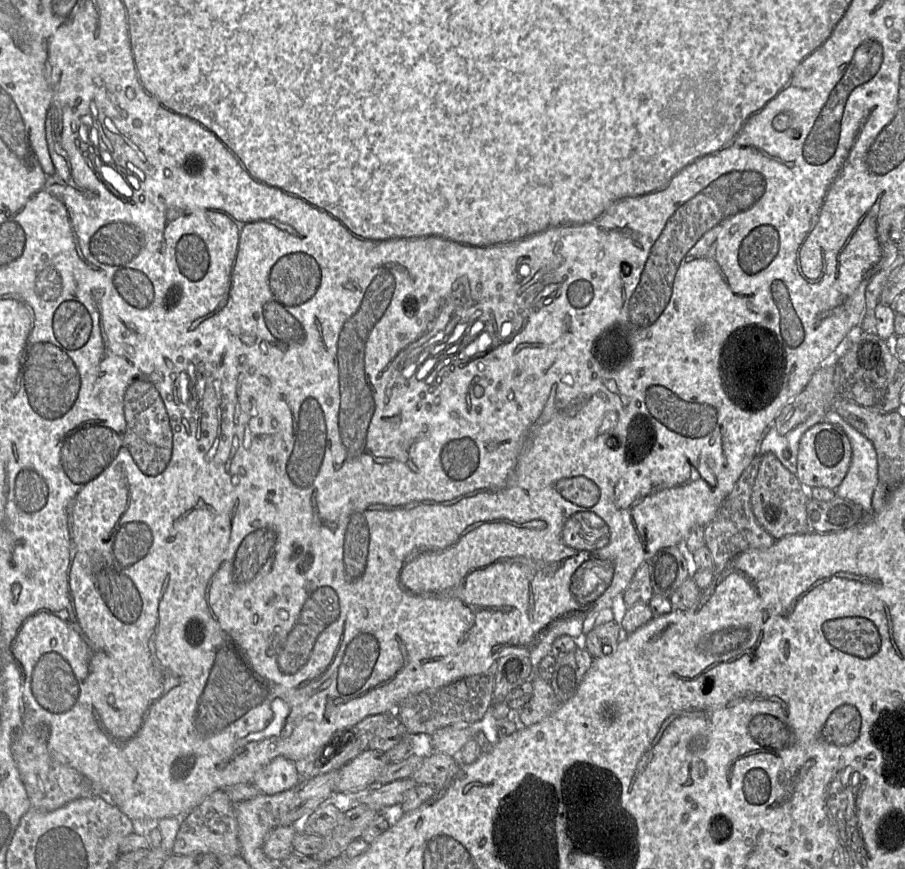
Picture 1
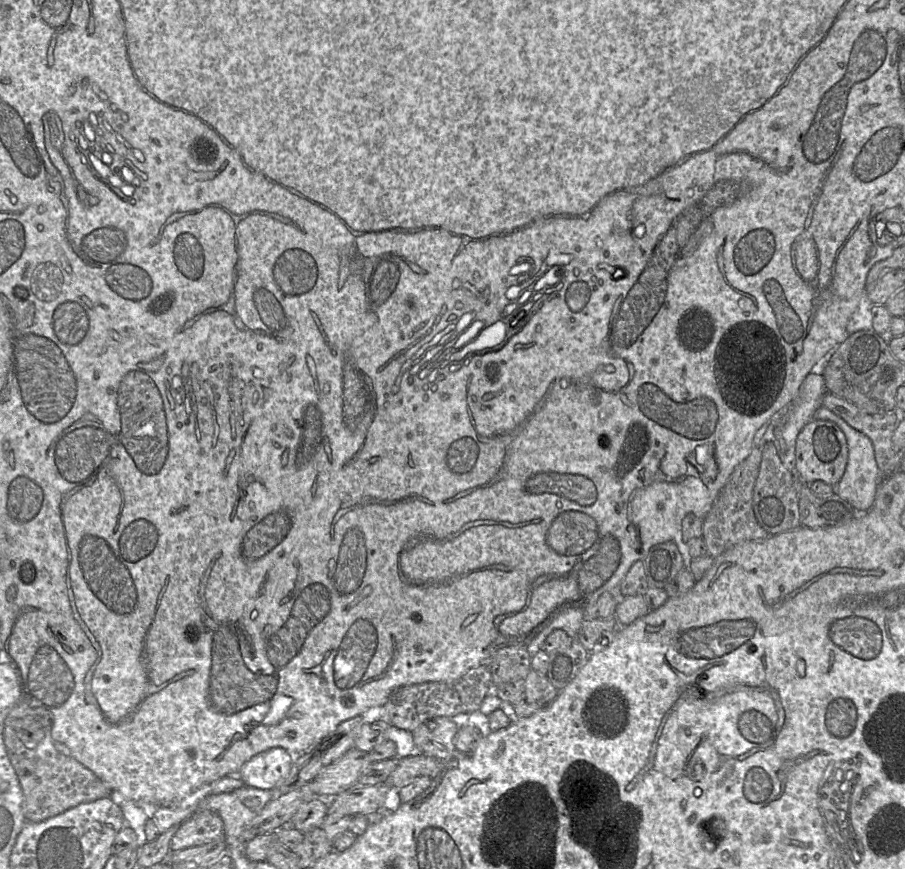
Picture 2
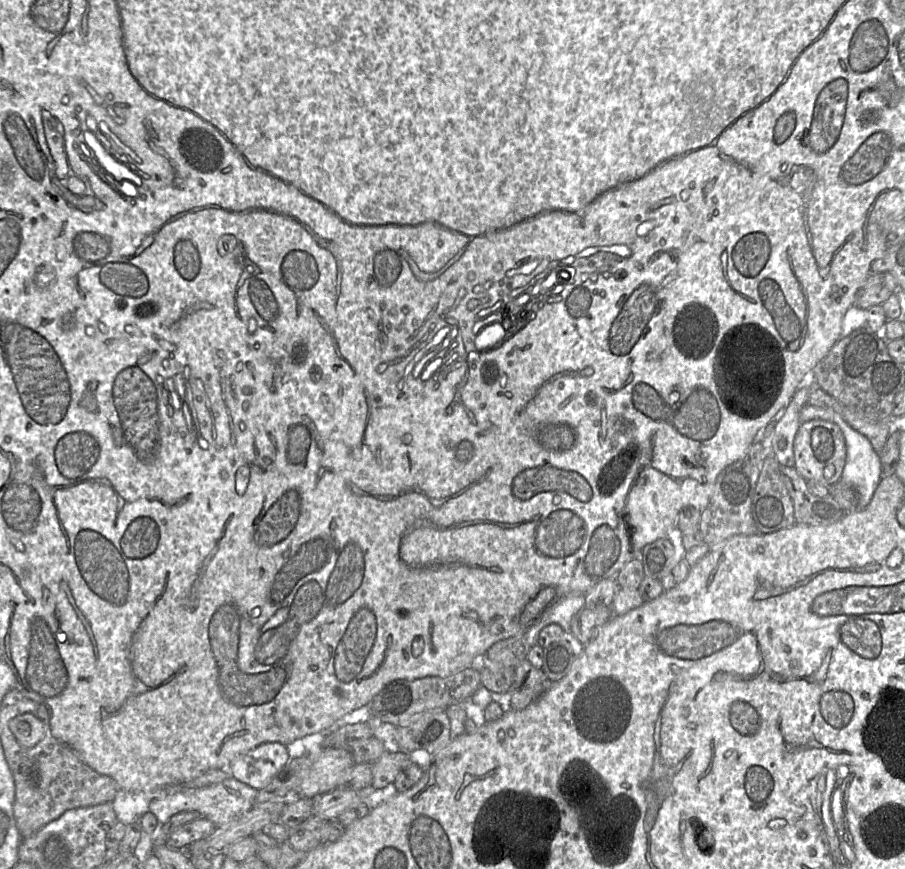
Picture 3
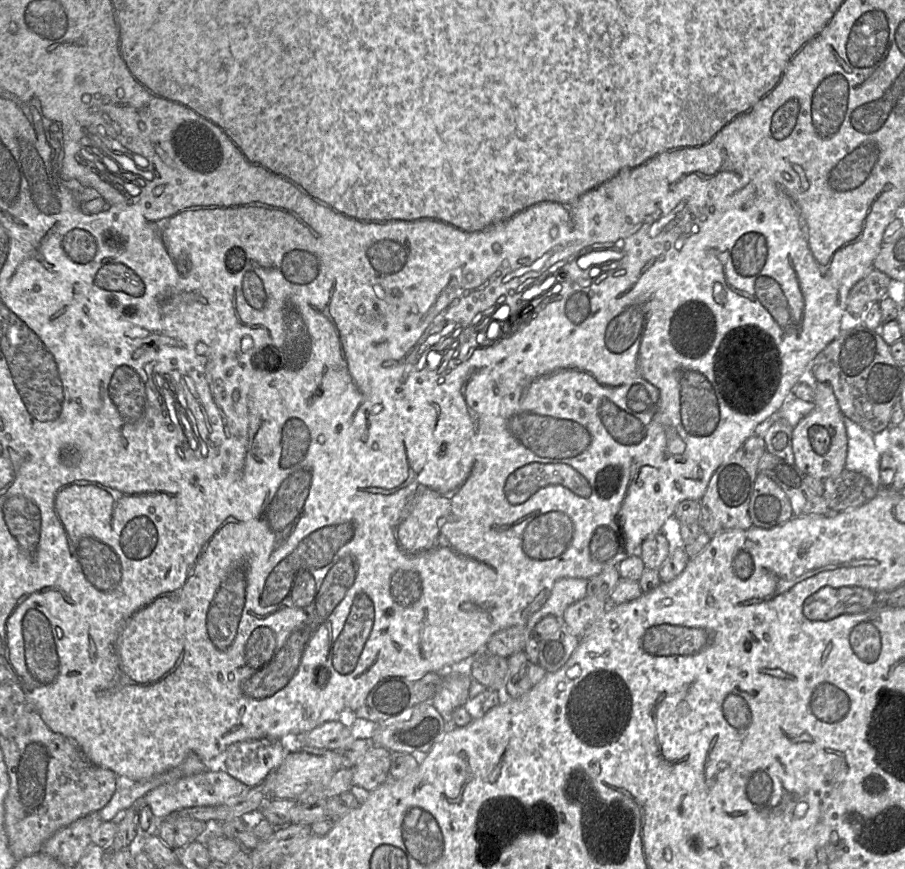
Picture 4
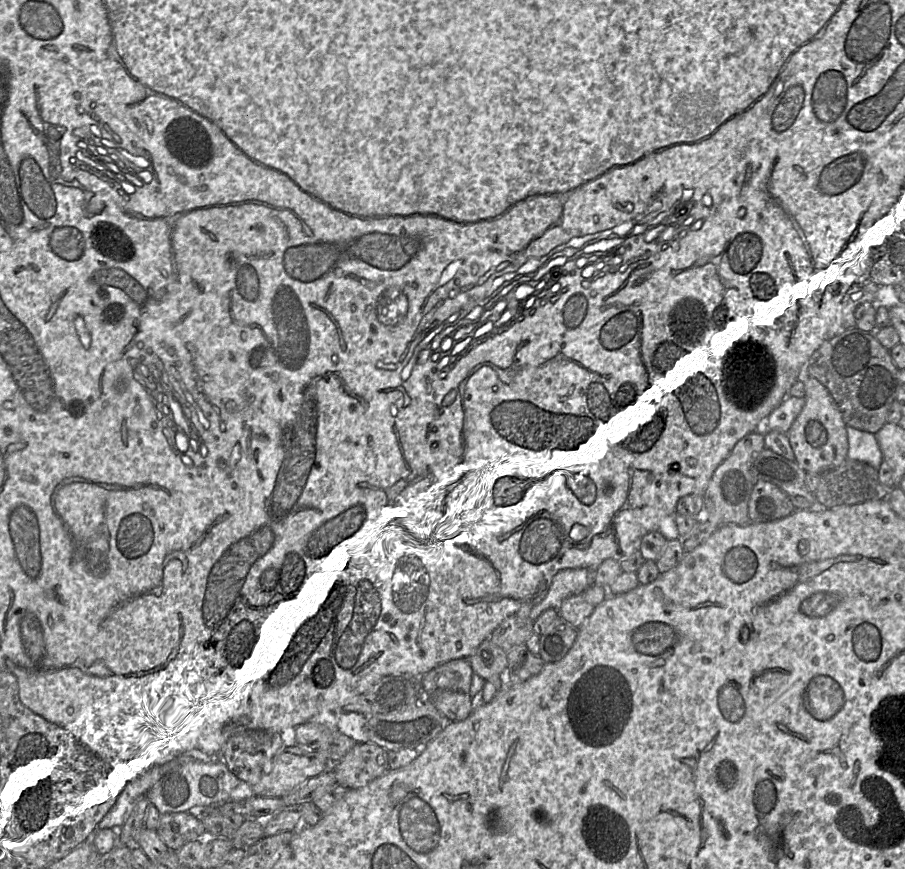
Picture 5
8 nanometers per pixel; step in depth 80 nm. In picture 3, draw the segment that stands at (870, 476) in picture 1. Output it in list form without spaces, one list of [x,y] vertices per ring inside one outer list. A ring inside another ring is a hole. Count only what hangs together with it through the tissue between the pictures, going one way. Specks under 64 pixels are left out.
[[[806,404],[799,413],[800,422],[822,419],[834,422],[839,426],[845,437],[846,463],[840,480],[854,488],[859,496],[859,509],[864,509],[871,501],[873,494],[882,478],[882,466],[879,454],[874,450],[869,439],[853,429],[838,413],[830,408],[822,408]]]

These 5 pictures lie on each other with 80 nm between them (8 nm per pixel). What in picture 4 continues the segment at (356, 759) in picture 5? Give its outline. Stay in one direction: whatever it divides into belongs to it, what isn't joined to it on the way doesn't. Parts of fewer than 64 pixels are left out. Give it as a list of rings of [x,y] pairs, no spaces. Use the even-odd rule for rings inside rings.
[[[374,745],[363,758],[352,767],[353,785],[369,792],[385,783],[389,778],[392,752]]]

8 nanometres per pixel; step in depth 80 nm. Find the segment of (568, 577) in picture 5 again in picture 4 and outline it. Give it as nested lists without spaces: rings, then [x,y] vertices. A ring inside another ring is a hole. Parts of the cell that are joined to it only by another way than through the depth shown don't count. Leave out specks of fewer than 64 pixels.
[[[583,578],[558,579],[547,601],[528,619],[526,623],[528,631],[532,633],[536,624],[548,615],[553,615],[561,620],[568,606],[586,596],[587,585],[588,580]]]

